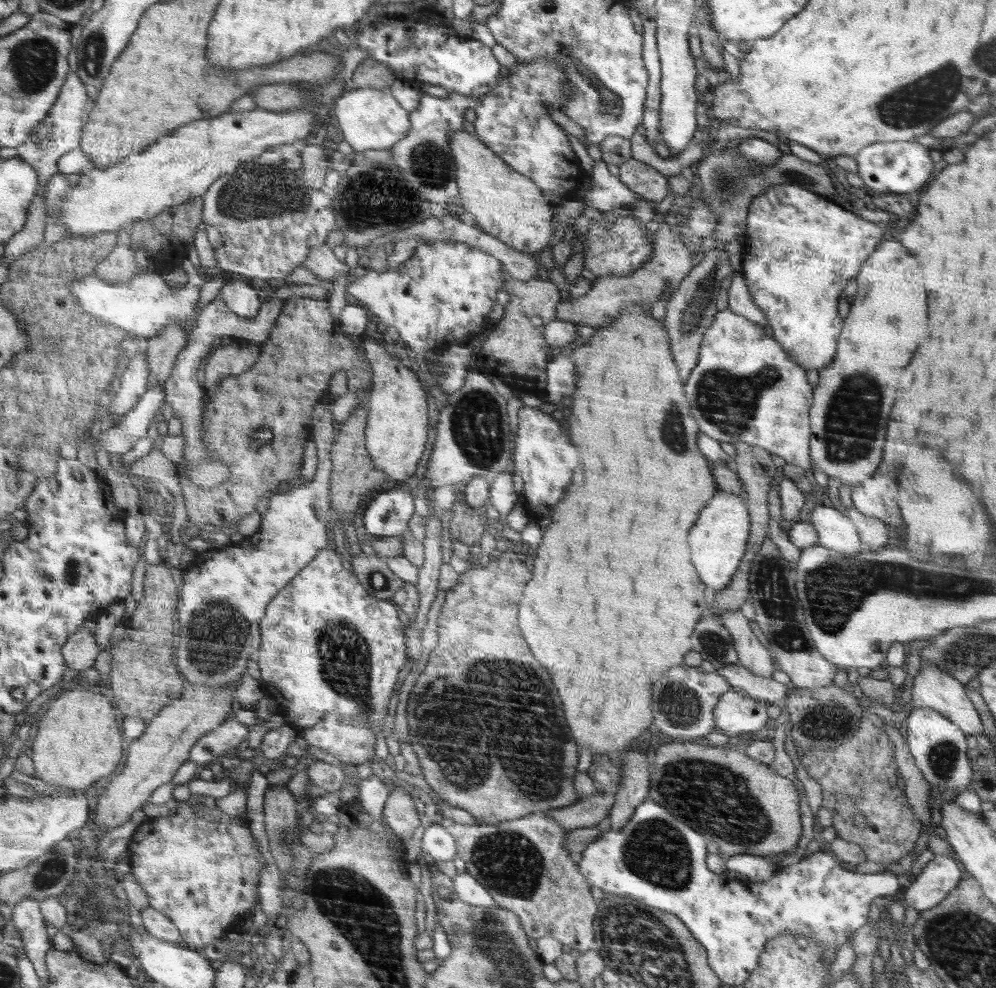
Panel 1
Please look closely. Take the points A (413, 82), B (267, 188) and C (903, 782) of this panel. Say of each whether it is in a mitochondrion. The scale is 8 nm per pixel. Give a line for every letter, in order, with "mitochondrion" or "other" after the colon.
A: other
B: mitochondrion
C: other

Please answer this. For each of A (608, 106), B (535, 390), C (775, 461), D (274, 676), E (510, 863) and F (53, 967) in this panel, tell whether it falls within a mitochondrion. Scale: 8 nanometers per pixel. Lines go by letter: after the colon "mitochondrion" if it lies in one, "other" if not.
A: mitochondrion
B: other
C: other
D: other
E: mitochondrion
F: other

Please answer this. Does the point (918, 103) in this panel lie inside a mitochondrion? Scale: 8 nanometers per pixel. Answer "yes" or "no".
yes

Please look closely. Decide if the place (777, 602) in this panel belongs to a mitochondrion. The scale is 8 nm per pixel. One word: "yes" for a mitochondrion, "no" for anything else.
yes

